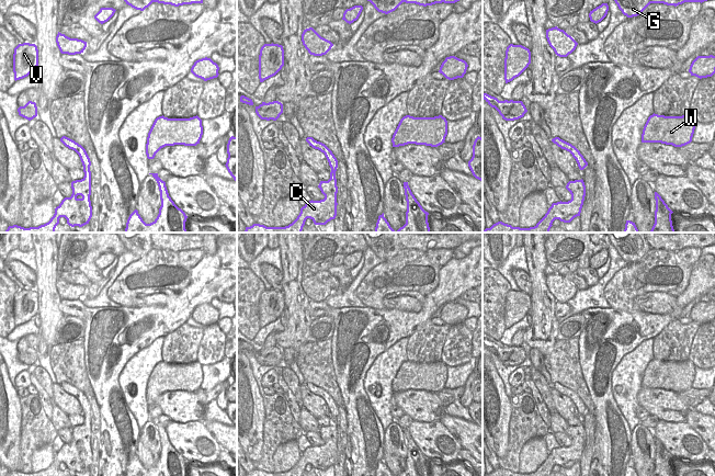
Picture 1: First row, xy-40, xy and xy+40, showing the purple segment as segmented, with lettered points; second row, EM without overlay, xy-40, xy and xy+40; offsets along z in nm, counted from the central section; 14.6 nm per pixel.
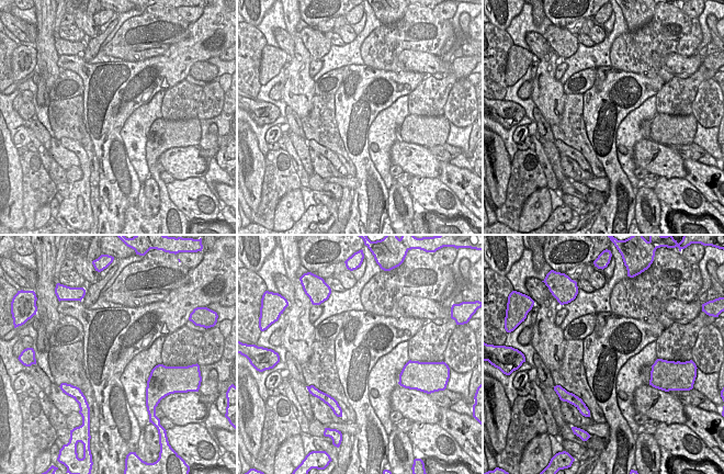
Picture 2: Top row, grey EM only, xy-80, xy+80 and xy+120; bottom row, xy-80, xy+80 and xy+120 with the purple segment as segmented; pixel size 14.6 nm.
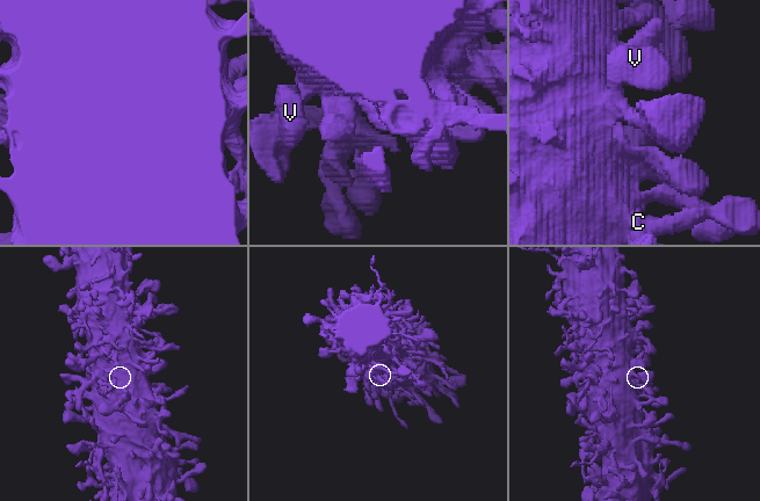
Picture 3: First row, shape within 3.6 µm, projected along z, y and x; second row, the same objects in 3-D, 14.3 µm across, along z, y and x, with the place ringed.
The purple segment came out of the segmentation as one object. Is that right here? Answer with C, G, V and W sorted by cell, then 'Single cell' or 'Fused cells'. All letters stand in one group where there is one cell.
Groups: C G V W. Single cell.

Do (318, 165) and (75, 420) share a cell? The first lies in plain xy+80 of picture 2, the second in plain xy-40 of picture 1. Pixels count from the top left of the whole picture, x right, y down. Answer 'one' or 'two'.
two

